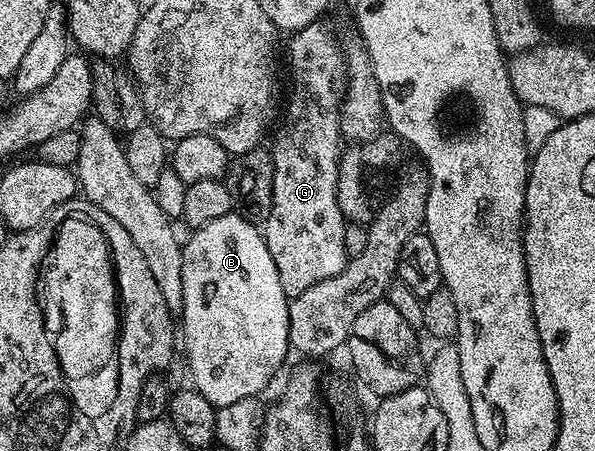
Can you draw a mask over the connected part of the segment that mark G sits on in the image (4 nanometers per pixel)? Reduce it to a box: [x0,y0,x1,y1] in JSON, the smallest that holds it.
[262,20,349,300]

